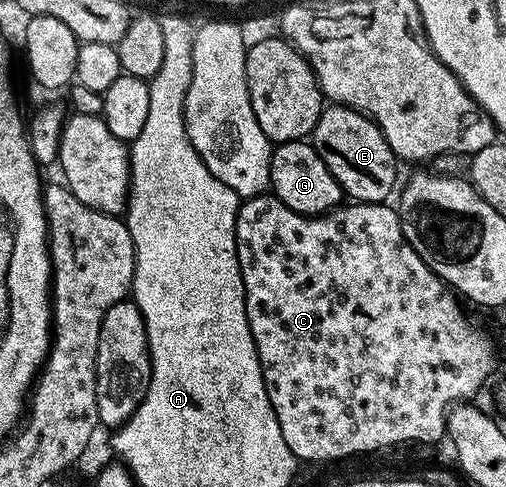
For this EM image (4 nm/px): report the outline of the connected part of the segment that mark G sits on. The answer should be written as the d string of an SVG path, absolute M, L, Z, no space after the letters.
M290 140L284 144L275 144L271 154L271 187L270 191L289 210L299 212L303 216L321 216L338 208L344 203L343 188L329 174L329 166L321 162L321 154L317 154L315 145L307 140Z

